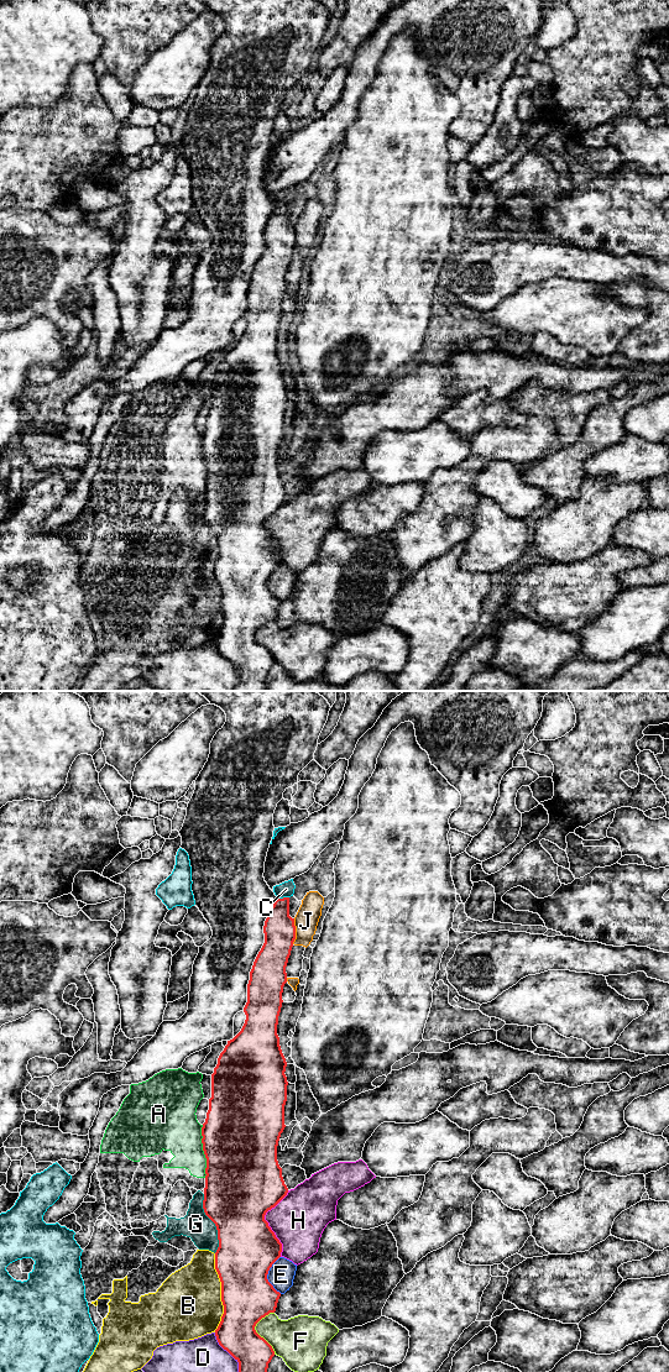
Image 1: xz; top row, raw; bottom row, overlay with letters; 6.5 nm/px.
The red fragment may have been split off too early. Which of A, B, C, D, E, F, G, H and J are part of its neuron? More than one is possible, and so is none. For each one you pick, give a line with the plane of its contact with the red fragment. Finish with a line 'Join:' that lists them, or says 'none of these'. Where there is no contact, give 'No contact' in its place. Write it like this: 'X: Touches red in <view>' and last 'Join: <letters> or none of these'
Join: none of these

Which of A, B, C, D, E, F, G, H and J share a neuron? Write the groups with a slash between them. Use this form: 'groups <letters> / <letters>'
groups A / B G J / C / D / E / F / H

